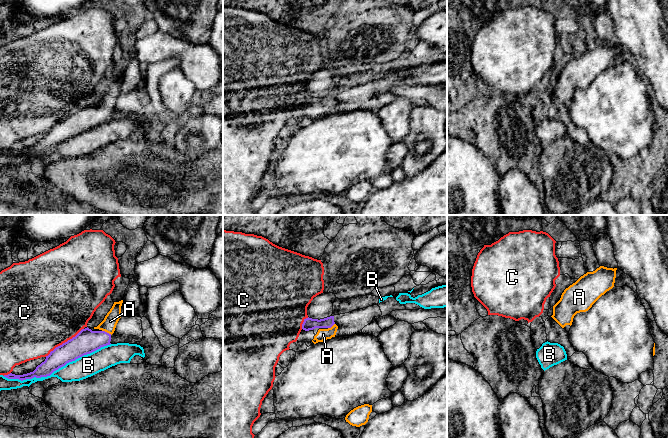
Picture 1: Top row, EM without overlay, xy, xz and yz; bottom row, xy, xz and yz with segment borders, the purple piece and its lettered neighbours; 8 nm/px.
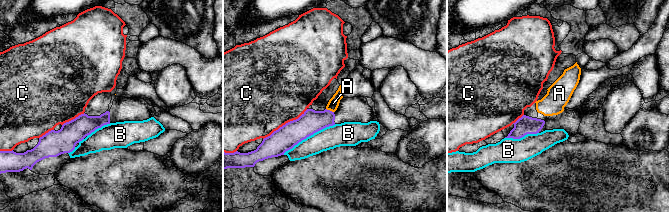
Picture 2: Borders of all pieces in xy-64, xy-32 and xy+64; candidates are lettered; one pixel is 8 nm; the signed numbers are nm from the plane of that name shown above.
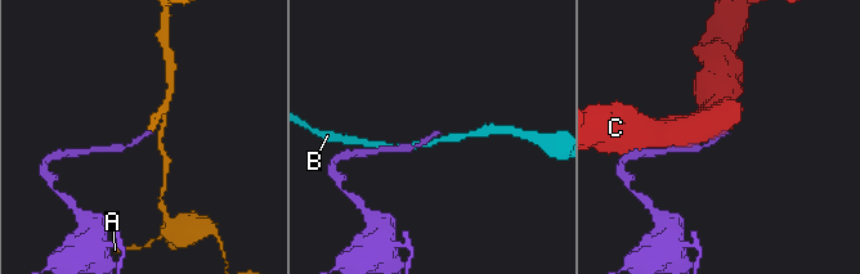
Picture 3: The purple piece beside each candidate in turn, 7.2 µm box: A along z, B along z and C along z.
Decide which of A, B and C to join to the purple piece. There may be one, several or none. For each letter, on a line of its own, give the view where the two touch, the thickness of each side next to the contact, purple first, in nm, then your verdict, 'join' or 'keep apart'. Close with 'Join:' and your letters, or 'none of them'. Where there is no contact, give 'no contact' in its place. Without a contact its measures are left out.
A: xy | 190/120 nm | join
B: xy | 160/180 nm | keep apart
C: xy | 190/500 nm | keep apart
Join: A

